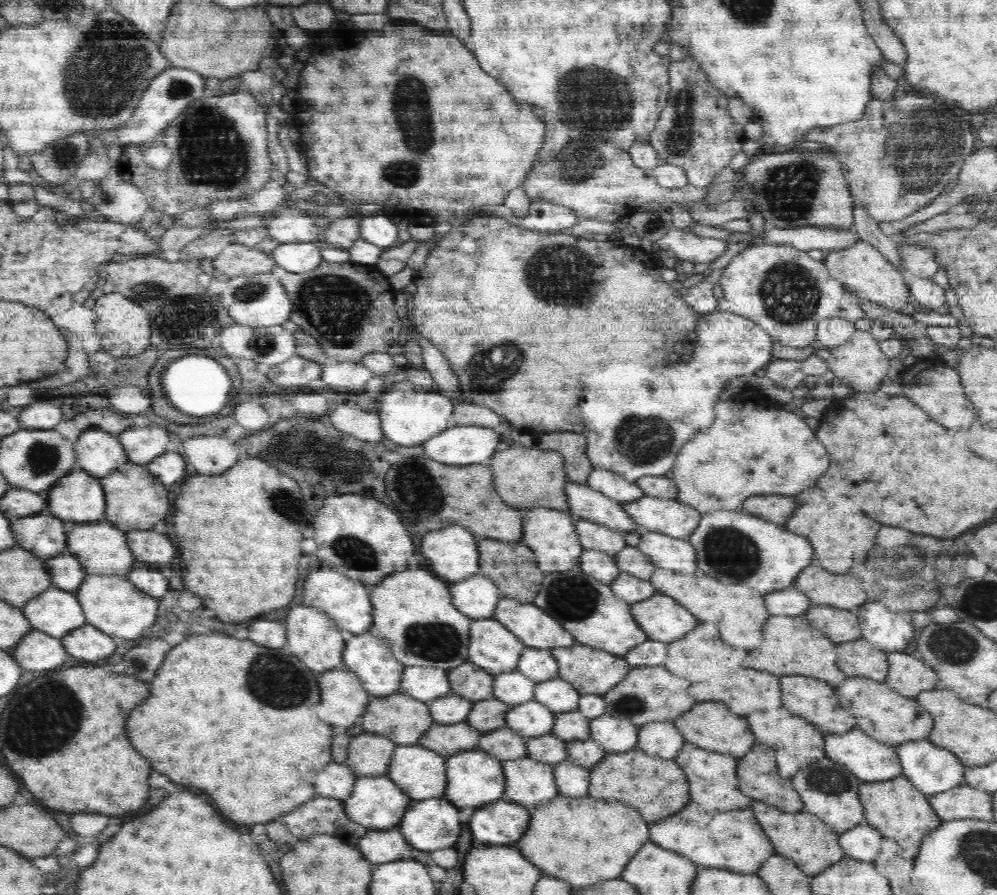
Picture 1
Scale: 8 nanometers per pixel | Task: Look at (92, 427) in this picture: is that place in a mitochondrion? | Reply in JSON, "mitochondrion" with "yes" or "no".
{"mitochondrion":"no"}

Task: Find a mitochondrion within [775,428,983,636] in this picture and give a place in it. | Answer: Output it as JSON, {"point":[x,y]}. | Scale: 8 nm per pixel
{"point":[913,589]}

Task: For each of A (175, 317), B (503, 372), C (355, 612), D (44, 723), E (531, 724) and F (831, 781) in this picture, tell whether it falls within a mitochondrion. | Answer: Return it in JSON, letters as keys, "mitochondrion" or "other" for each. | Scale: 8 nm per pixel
{"A":"mitochondrion","B":"mitochondrion","C":"other","D":"mitochondrion","E":"other","F":"mitochondrion"}

